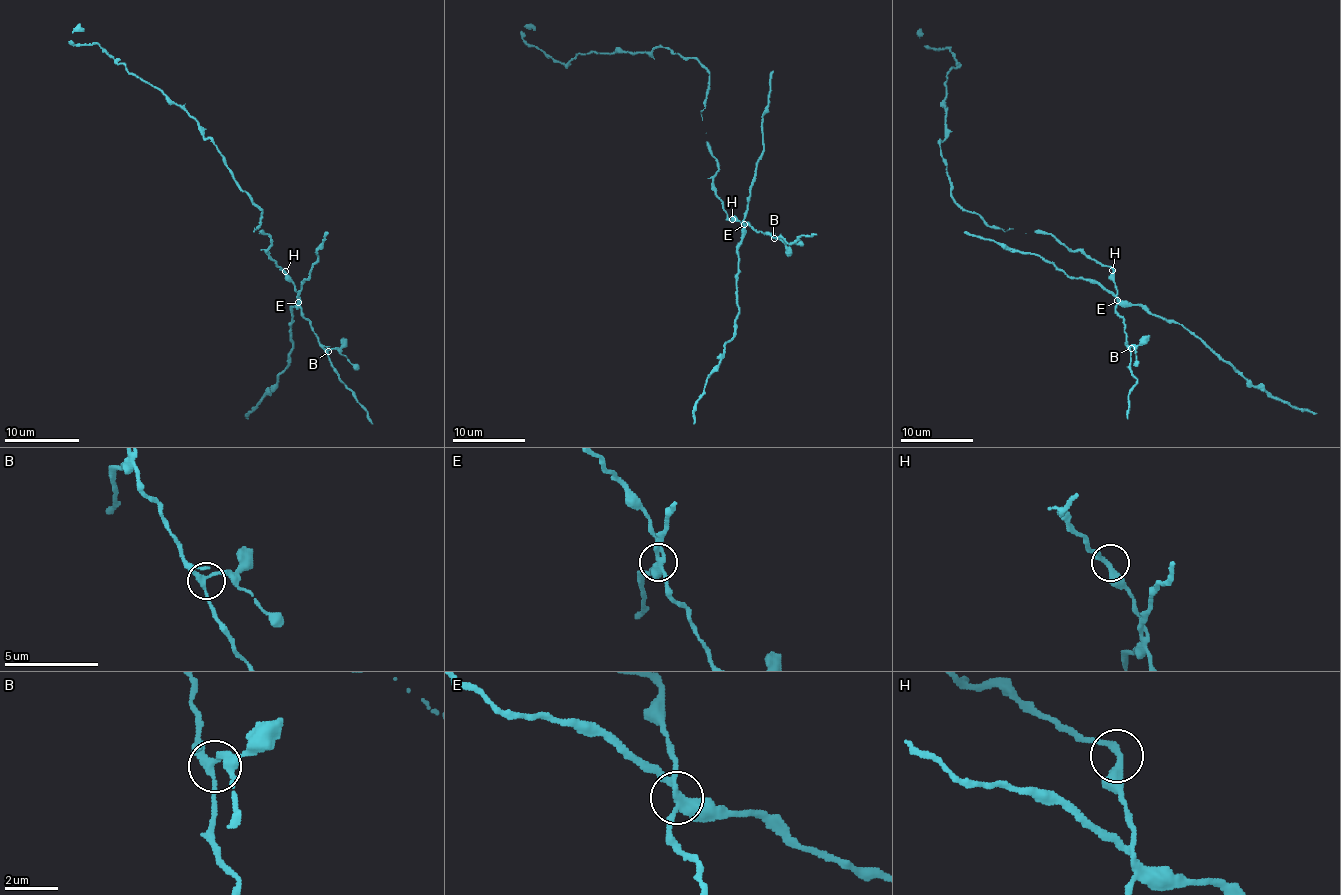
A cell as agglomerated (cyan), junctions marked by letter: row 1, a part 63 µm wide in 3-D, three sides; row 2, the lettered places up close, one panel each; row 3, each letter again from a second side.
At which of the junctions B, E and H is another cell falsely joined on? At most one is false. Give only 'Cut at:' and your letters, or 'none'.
Cut at: E

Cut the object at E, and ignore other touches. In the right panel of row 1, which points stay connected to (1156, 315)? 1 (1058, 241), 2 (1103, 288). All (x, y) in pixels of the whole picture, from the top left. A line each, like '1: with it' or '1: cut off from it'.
1: cut off from it
2: with it

